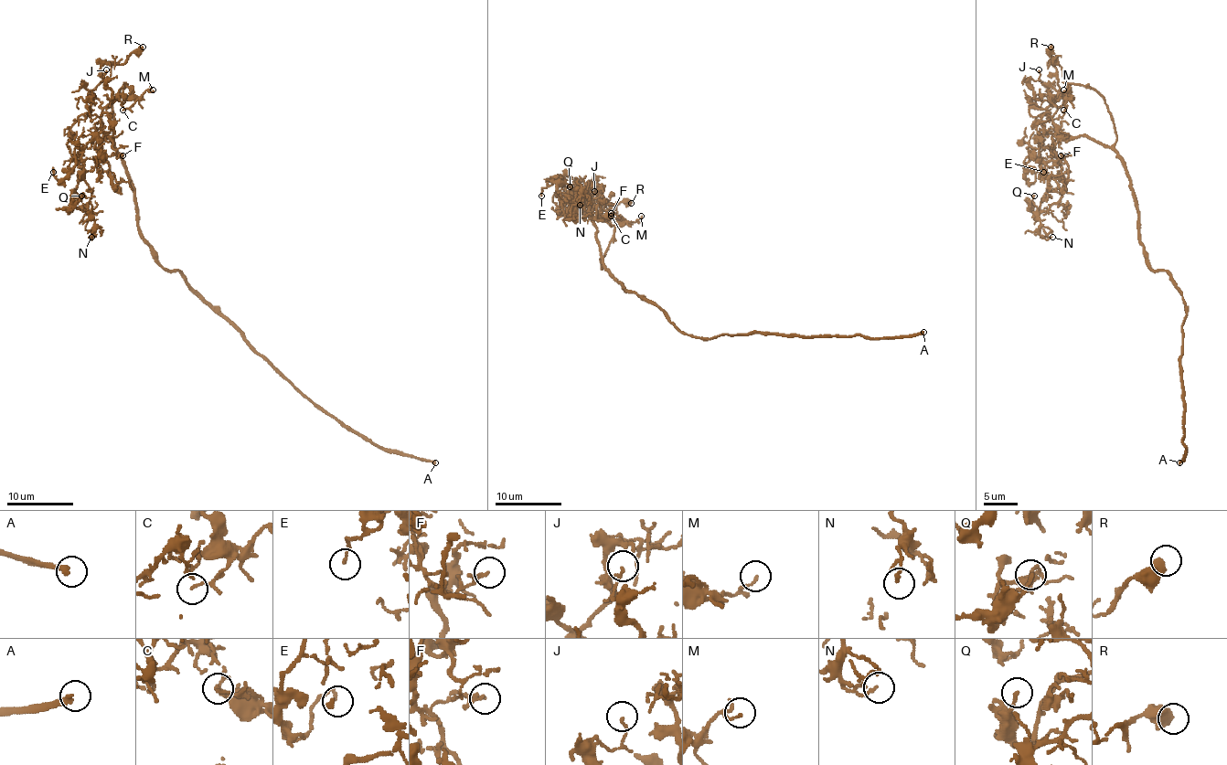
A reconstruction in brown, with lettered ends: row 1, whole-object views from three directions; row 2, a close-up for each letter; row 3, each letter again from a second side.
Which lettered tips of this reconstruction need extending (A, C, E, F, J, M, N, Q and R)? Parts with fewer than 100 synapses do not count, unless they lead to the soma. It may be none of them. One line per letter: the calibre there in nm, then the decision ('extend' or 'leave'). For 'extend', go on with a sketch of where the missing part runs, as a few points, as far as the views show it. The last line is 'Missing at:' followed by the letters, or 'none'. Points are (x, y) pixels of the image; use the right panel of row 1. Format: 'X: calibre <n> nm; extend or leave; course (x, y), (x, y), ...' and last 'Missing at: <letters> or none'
A: calibre 240 nm; extend
C: calibre 70 nm; leave
E: calibre 140 nm; leave
F: calibre 180 nm; leave
J: calibre 90 nm; leave
M: calibre 130 nm; leave
N: calibre 130 nm; leave
Q: calibre 180 nm; leave
R: calibre 600 nm; leave
Missing at: A

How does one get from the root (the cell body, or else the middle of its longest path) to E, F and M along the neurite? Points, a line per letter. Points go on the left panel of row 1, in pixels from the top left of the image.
E: (160, 264), (138, 225), (124, 160), (102, 132), (82, 148), (74, 148), (74, 168), (59, 184), (53, 172)
F: (160, 264), (138, 225), (134, 190), (124, 160), (104, 133), (101, 157), (122, 155)
M: (160, 264), (138, 225), (133, 184), (112, 137), (112, 100), (120, 90), (126, 83), (138, 97), (153, 90)

